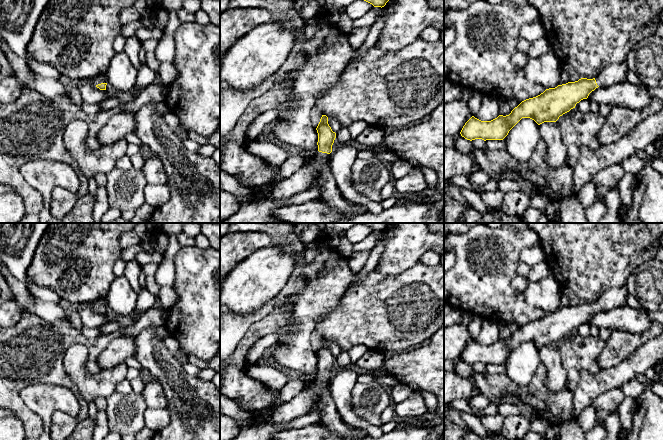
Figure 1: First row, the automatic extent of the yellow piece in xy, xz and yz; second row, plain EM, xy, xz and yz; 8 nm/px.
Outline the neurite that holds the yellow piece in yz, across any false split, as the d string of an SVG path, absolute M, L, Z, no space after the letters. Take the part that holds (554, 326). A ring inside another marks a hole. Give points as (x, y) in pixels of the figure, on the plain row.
M626 286L613 287L605 291L595 302L581 302L575 306L546 313L540 319L522 325L509 339L499 339L491 345L481 345L472 340L460 358L467 364L503 364L509 355L522 343L530 342L538 349L556 346L560 340L587 323L598 311L609 311L627 305Z

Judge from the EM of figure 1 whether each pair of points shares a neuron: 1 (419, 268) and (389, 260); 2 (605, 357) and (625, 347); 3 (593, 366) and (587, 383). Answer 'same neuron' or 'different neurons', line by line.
1: different neurons
2: same neuron
3: different neurons

